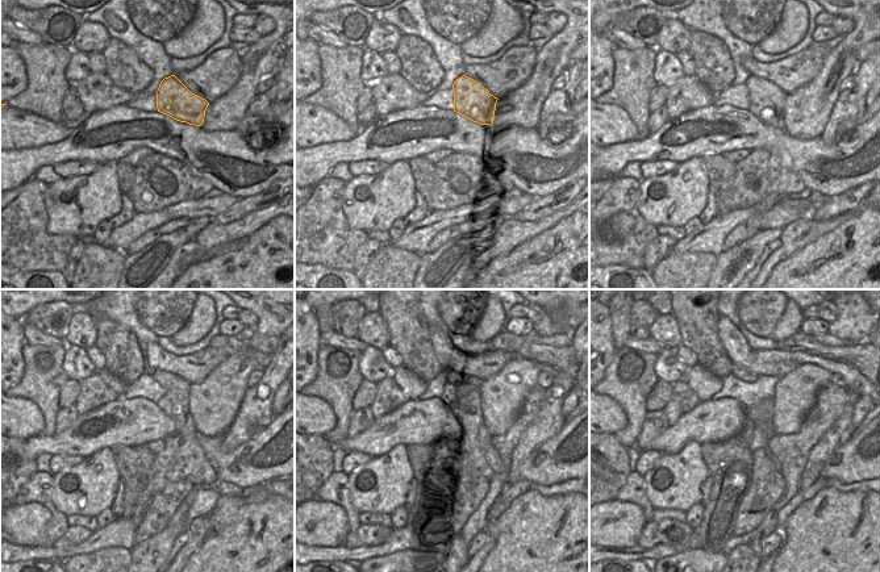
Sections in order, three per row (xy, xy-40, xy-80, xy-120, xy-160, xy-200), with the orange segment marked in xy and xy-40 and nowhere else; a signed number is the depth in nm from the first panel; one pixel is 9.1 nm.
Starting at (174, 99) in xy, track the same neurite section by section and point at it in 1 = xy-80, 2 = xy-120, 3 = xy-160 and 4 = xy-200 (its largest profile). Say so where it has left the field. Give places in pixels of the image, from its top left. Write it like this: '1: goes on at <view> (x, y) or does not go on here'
1: goes on at xy-80 (766, 100)
2: goes on at xy-120 (175, 403)
3: goes on at xy-160 (468, 408)
4: goes on at xy-200 (760, 413)

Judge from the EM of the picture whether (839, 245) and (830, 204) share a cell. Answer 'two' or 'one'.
two

